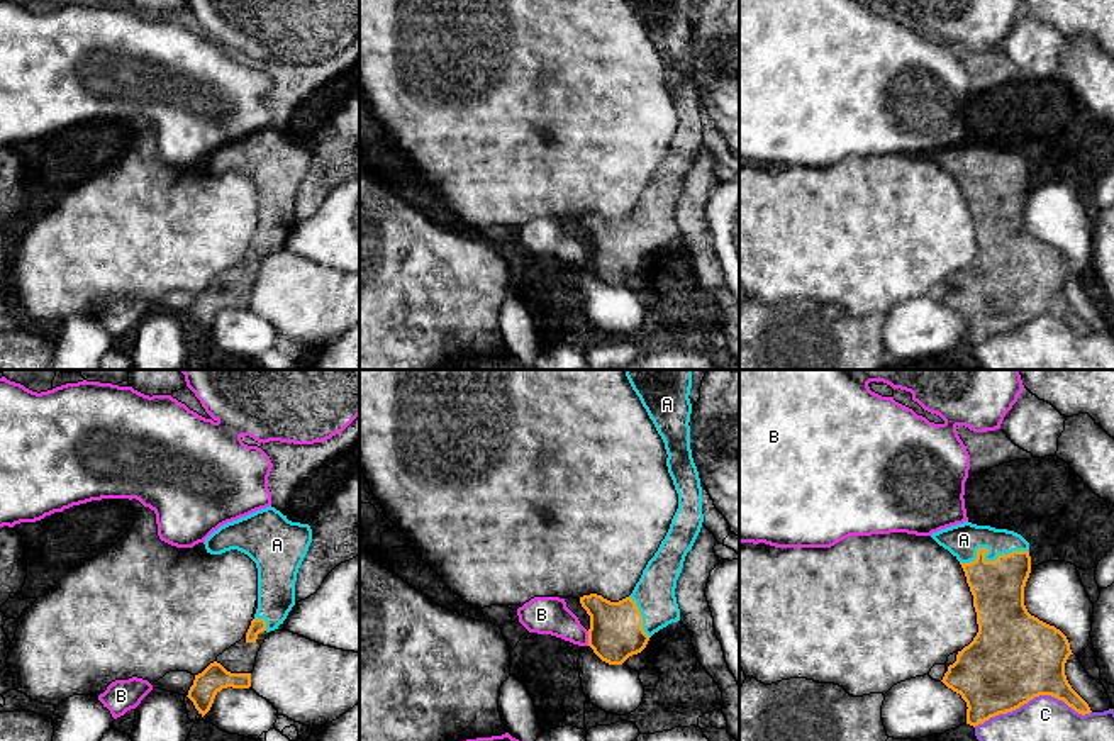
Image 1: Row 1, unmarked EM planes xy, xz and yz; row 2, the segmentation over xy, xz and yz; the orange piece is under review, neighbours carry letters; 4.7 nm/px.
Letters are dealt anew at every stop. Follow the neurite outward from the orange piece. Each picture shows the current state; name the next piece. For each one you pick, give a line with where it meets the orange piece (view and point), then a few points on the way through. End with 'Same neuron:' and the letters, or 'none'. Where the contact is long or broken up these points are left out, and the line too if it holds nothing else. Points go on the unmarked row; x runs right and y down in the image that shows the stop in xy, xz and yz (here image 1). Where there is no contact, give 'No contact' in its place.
A: Touches orange at yz (984, 178)
Same neuron: A

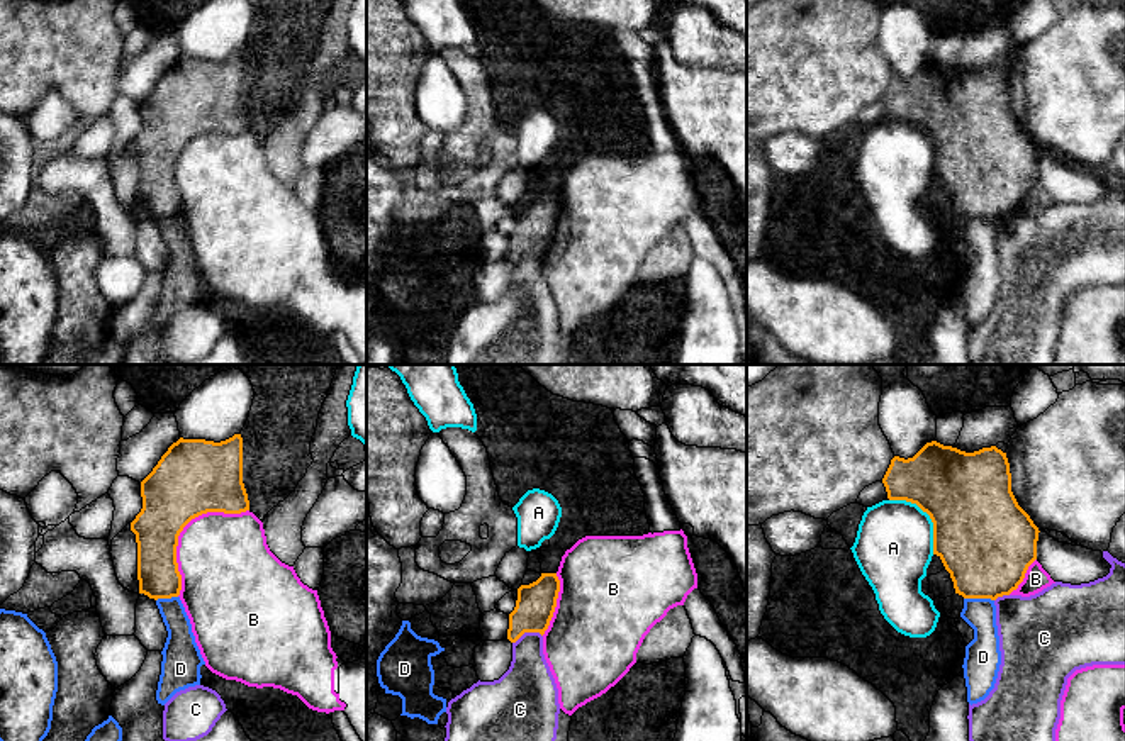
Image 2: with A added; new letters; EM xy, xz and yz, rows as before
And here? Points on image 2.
Same neuron: none

